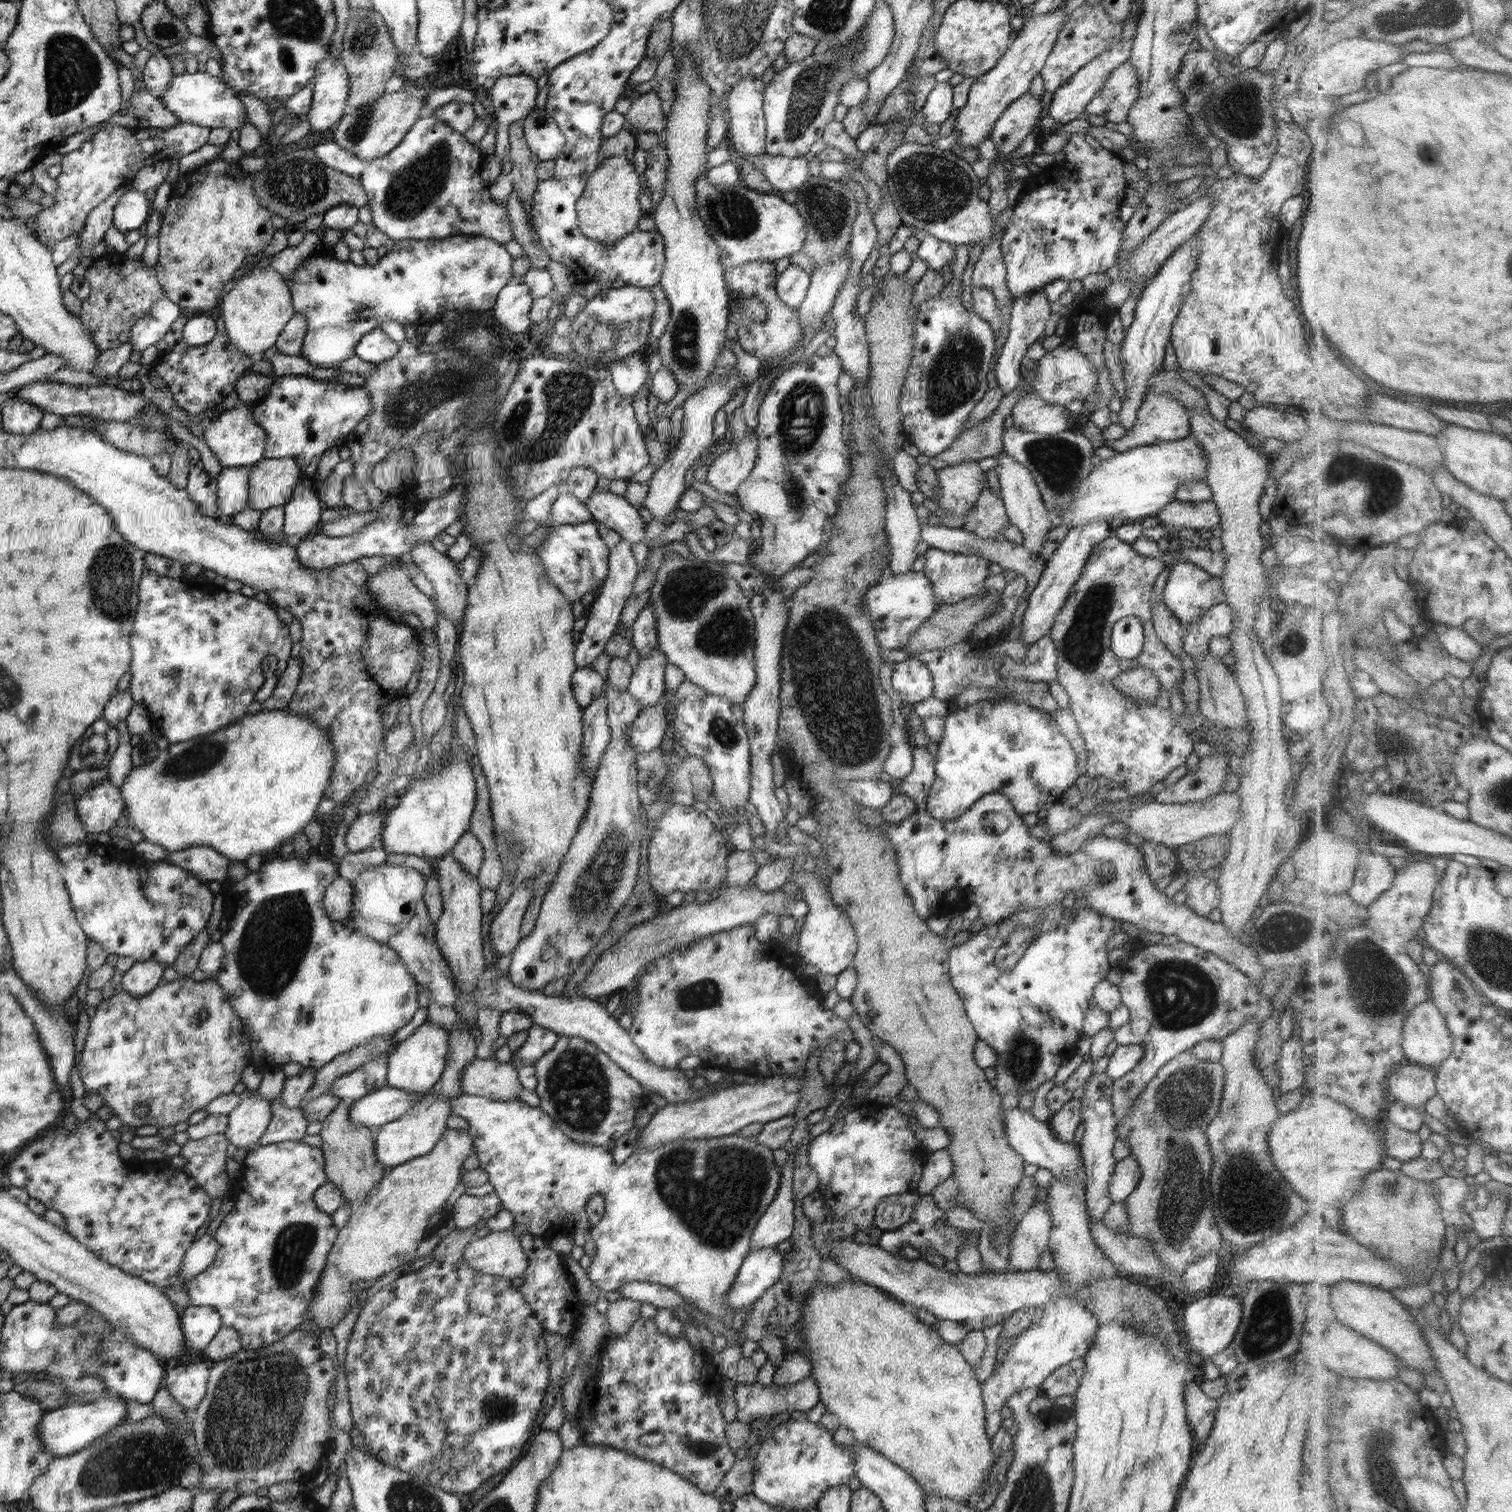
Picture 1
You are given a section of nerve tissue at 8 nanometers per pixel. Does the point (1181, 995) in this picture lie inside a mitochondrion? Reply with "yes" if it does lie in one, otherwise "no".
yes

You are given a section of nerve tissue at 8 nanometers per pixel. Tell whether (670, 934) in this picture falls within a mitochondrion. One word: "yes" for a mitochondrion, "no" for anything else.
no

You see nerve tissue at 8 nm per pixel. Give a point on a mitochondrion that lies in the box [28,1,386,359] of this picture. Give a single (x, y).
(72, 69)

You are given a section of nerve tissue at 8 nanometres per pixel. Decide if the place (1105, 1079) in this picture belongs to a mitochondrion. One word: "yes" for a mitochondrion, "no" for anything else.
no

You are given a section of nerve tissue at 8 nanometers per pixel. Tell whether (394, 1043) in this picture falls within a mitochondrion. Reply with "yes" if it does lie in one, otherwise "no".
no

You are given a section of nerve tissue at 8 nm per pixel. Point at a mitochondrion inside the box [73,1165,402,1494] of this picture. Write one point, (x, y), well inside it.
(226, 1442)

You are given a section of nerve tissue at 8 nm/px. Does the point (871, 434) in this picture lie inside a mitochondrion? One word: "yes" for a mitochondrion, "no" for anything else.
no

